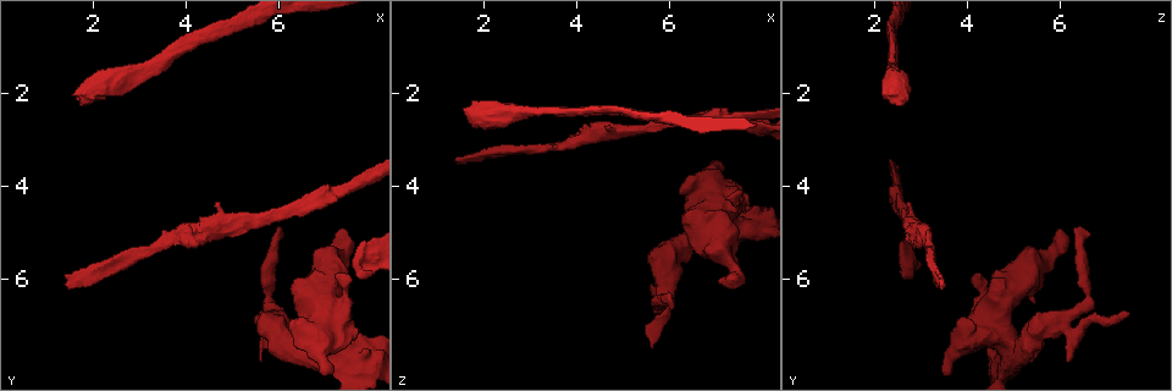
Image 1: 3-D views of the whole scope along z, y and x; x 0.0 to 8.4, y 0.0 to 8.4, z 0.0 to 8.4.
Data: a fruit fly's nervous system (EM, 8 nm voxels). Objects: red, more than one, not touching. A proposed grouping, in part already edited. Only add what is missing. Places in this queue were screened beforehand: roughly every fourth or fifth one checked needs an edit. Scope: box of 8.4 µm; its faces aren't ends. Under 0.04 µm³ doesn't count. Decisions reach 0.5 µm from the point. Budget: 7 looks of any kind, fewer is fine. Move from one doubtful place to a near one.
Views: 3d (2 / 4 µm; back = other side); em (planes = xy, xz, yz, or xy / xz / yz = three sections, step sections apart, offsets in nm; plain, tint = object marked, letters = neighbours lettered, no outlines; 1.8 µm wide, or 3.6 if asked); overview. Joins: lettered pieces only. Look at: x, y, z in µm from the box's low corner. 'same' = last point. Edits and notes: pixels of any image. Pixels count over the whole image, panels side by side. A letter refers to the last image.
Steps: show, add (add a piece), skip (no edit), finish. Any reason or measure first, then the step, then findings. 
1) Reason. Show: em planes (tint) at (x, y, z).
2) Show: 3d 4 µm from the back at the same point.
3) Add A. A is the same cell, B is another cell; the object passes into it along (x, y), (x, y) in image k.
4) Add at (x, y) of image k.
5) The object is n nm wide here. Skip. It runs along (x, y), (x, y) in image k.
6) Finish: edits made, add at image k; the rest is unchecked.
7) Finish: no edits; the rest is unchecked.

An open end. Show: 3d 4 µm at (4.15, 5.30, 2.95).

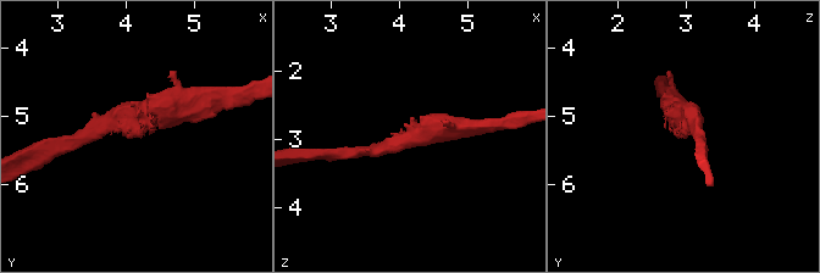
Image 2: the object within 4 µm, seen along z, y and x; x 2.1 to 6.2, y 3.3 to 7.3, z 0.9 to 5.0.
Show: em planes (letters) at (4.15, 5.30, 2.95).

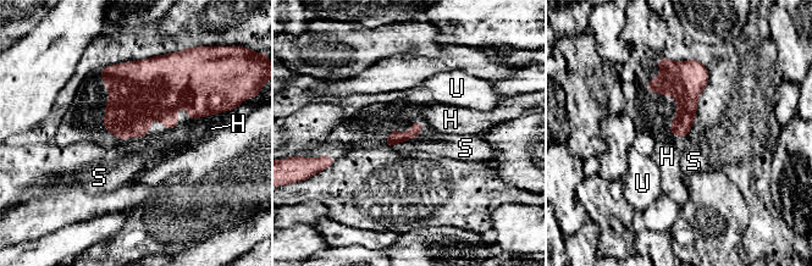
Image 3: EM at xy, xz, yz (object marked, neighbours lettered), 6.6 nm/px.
Skip. H, S and U are other cells; a border runs along (217, 111), (191, 120) in image 3; none of them fits.

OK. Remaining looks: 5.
Long arm stops here. Show: em 3.6 µm planes (plain) at (1.40, 6.15, 3.40).

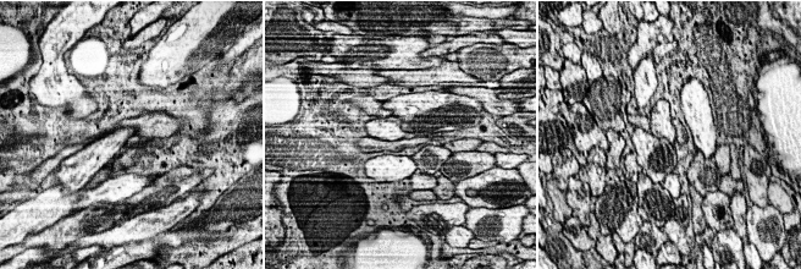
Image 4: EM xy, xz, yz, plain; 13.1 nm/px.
Show: em 3.6 µm planes (tint) at the same point.

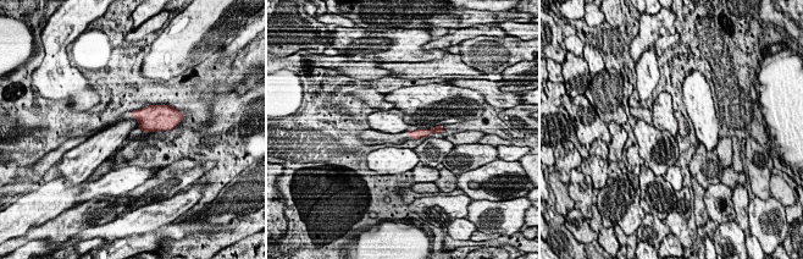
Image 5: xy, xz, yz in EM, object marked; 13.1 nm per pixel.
Show: em 3.6 µm planes (letters) at the same point.

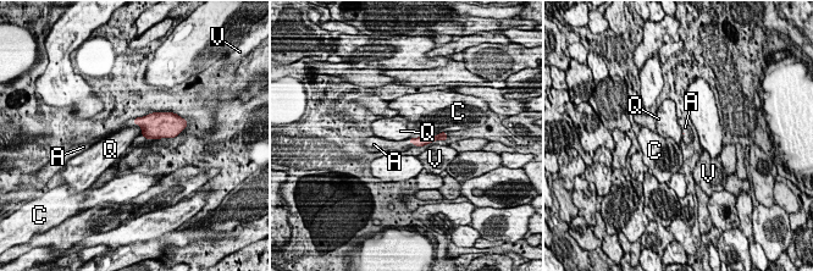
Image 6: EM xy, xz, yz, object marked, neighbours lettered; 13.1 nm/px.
Add A. A is the same cell, C, Q and V are other cells; the object passes into it along (154, 126), (136, 123), (131, 122) in image 6; it goes on there.

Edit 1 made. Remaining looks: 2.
Finish: edits made, add at image 6; the rest is unchecked.

